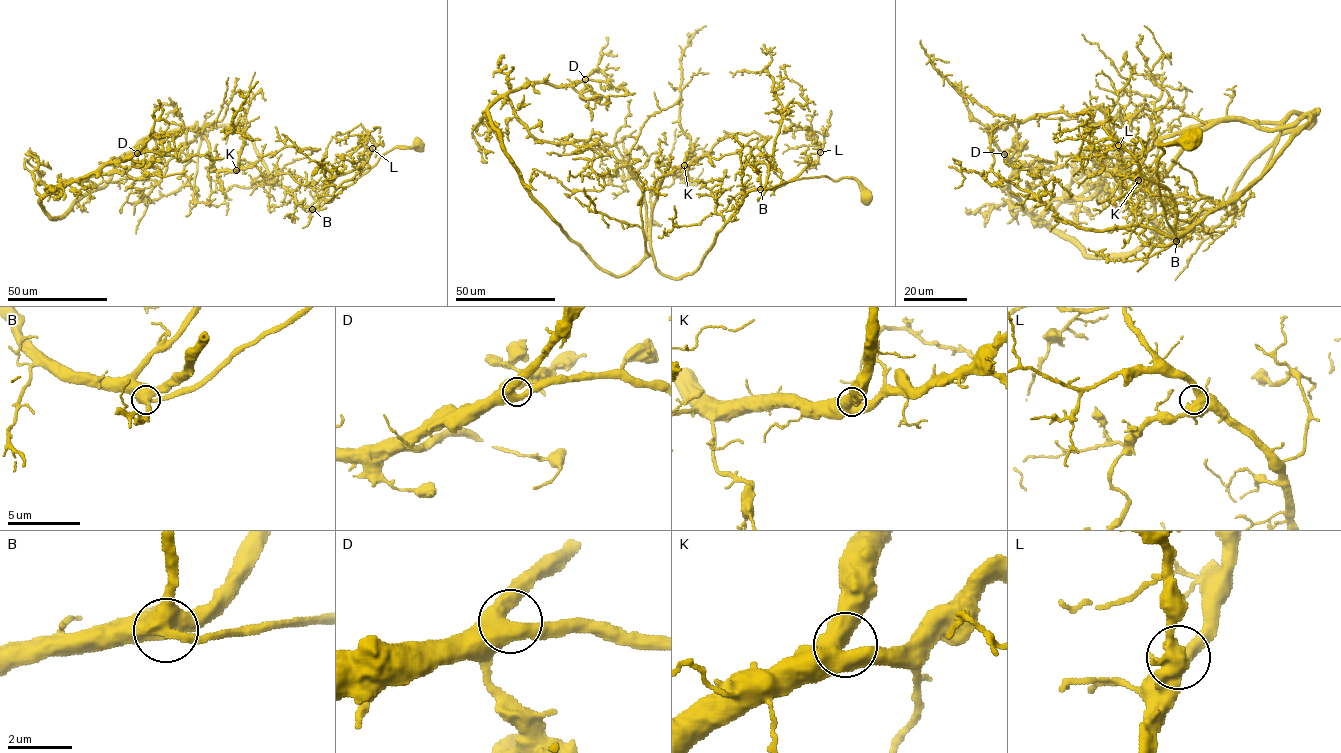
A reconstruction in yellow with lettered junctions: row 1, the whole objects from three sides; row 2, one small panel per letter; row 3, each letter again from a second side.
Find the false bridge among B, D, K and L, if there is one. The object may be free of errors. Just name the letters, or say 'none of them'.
none of them

